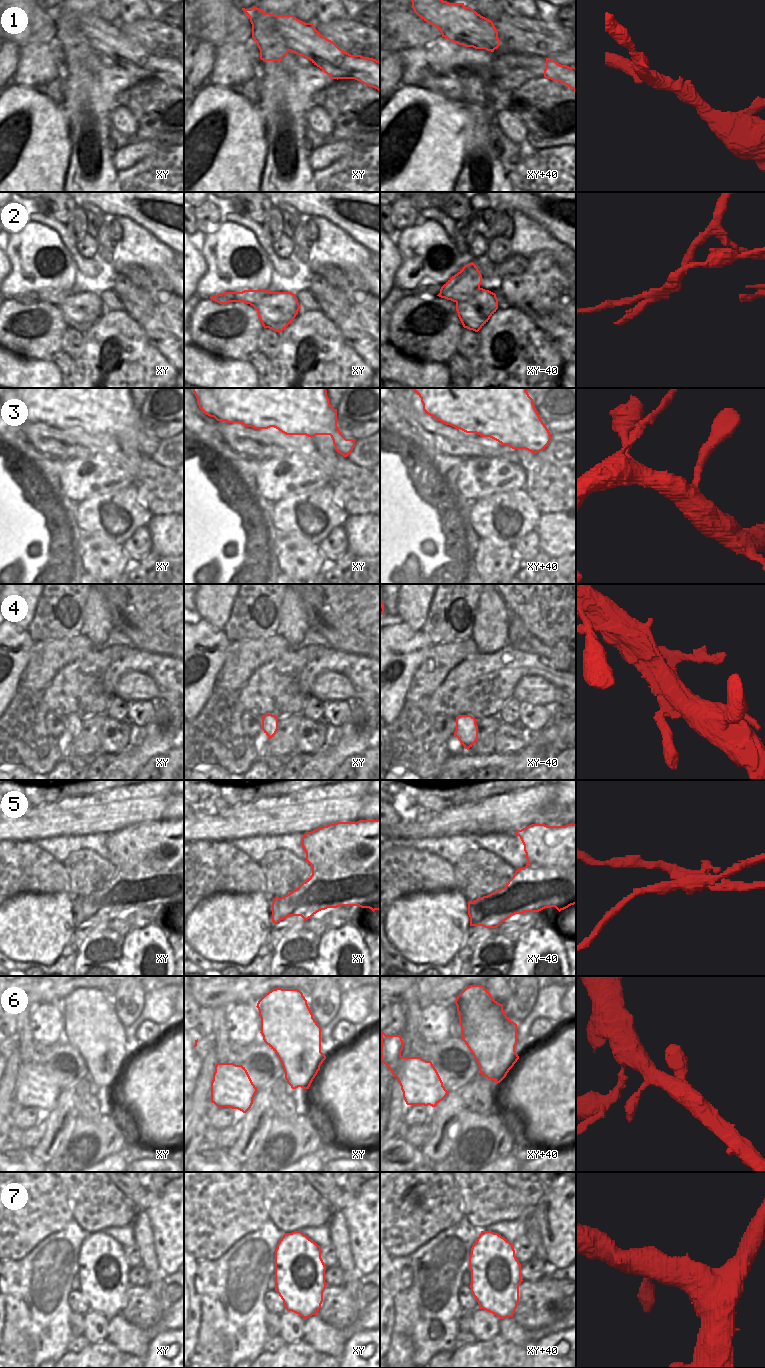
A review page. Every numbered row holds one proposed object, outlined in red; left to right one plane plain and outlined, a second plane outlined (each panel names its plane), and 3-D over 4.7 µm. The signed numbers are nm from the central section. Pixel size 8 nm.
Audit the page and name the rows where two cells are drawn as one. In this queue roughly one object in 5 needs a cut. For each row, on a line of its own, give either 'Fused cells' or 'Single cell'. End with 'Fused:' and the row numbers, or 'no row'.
1: Single cell
2: Fused cells
3: Single cell
4: Fused cells
5: Fused cells
6: Single cell
7: Single cell
Fused: 2, 4, 5.

